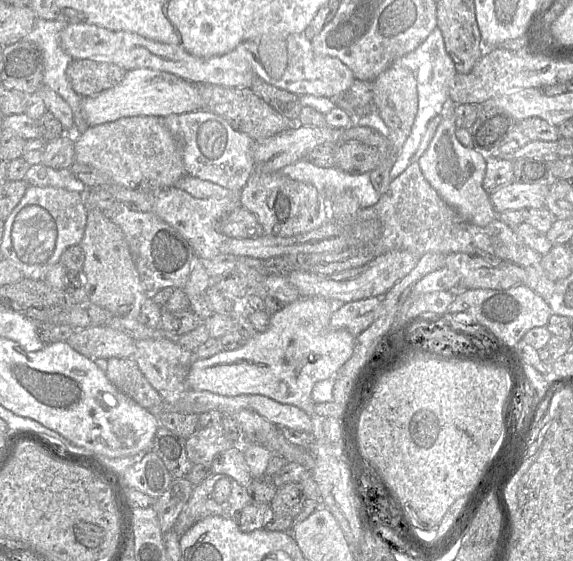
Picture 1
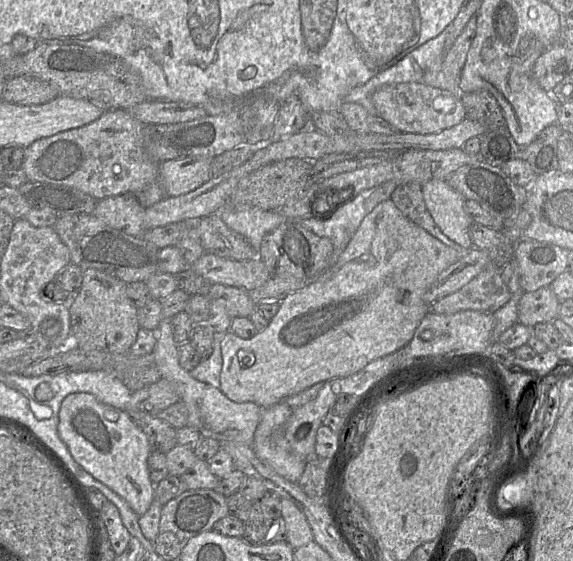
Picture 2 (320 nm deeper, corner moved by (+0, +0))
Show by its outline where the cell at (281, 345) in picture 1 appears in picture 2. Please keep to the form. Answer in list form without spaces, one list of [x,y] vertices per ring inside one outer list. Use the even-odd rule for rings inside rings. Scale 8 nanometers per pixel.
[[[391,198],[381,202],[364,218],[348,246],[338,257],[337,261],[313,279],[306,287],[287,295],[281,301],[279,311],[270,320],[269,325],[264,330],[257,332],[254,337],[249,339],[240,338],[231,330],[226,332],[221,342],[223,363],[220,373],[220,390],[234,402],[253,402],[262,409],[266,409],[317,383],[353,375],[372,361],[394,353],[406,346],[412,340],[419,323],[429,312],[430,305],[425,303],[423,295],[428,291],[441,272],[458,262],[460,259],[461,254],[457,250],[443,244],[426,230],[404,216],[395,206]]]

